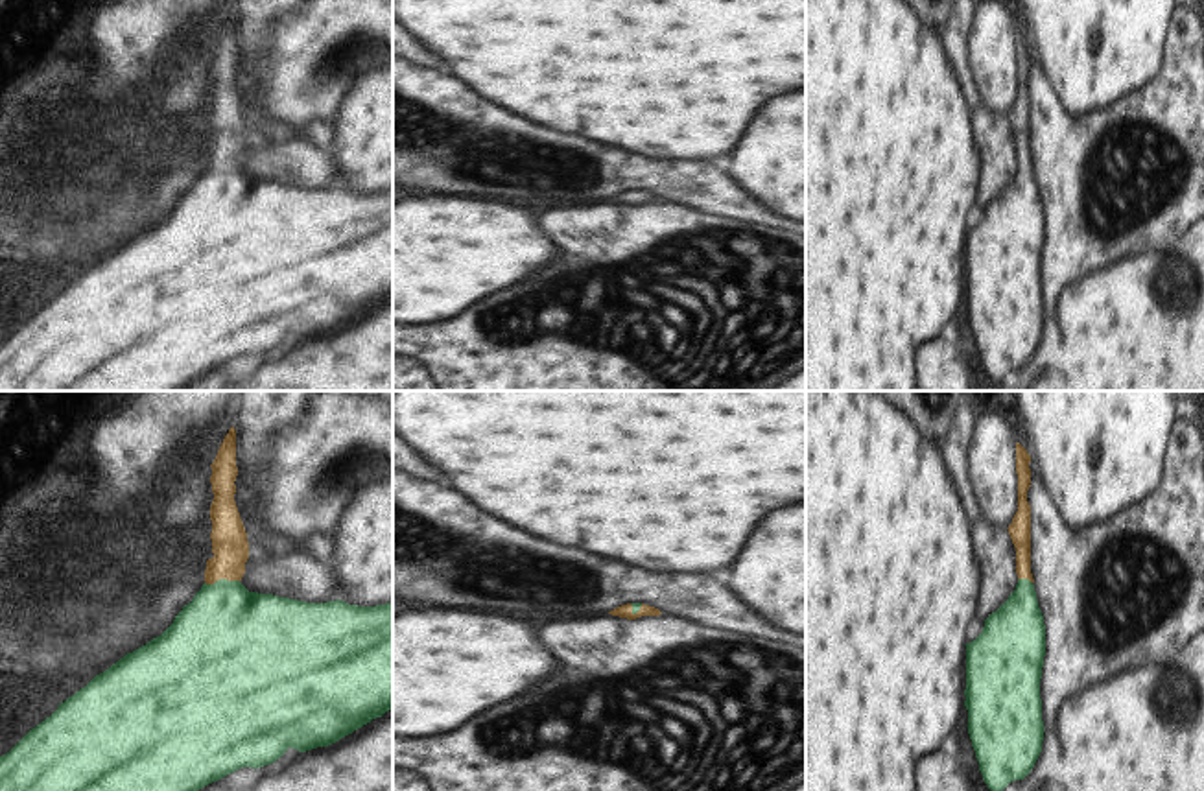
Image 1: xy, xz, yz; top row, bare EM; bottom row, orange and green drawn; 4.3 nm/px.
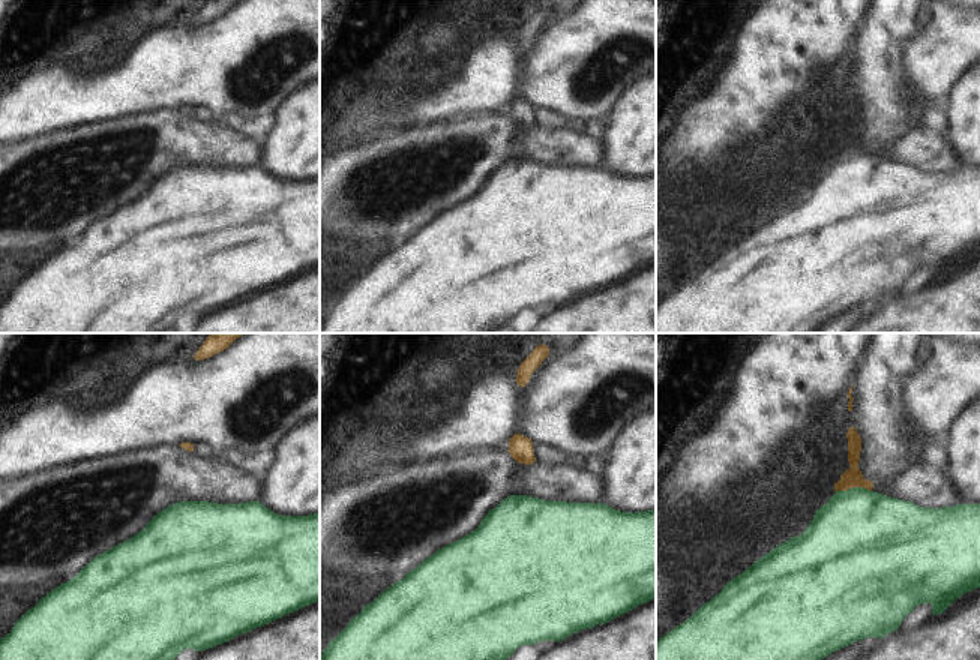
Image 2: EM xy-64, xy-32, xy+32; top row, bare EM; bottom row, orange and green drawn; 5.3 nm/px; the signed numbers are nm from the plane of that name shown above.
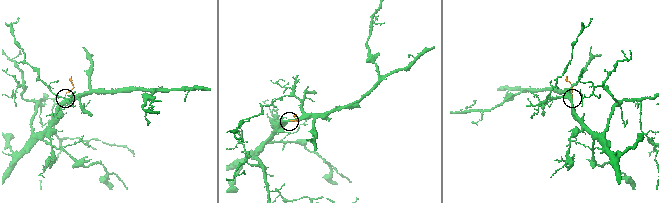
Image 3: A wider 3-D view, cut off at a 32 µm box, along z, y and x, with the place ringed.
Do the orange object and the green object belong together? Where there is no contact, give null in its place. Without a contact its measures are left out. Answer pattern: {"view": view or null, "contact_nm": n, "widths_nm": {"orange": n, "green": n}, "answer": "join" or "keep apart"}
{"view": "xy", "contact_nm": 150, "widths_nm": {"orange": 160, "green": 420}, "answer": "join"}

